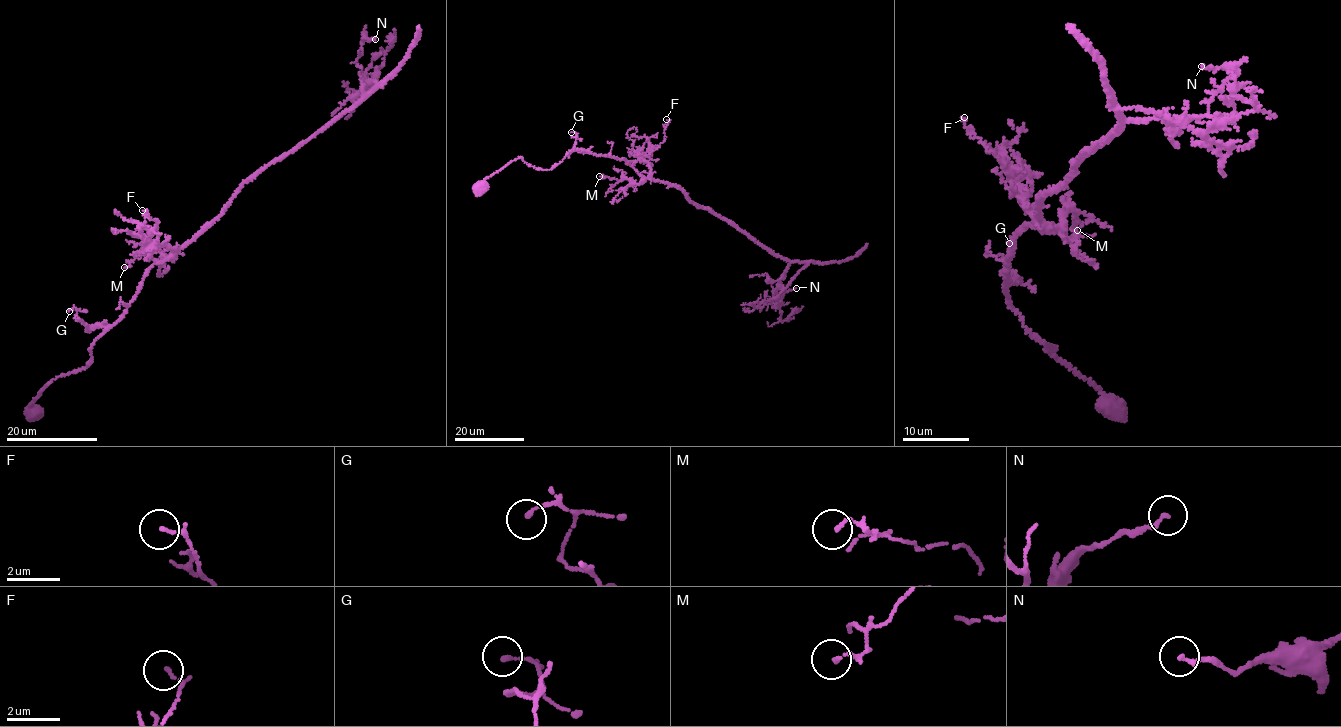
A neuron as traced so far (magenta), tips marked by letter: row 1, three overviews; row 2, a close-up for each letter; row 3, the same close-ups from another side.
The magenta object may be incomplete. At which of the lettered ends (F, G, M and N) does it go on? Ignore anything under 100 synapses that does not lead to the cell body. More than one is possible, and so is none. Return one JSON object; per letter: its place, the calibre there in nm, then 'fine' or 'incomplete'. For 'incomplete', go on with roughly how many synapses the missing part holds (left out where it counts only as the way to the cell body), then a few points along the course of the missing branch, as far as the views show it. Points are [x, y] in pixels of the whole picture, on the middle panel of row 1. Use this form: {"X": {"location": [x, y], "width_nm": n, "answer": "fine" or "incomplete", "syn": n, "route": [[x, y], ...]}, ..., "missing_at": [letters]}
{"F": {"location": [666, 119], "width_nm": 120, "answer": "fine"}, "G": {"location": [571, 132], "width_nm": 150, "answer": "fine"}, "M": {"location": [599, 176], "width_nm": 130, "answer": "fine"}, "N": {"location": [796, 288], "width_nm": 170, "answer": "fine"}, "missing_at": []}

